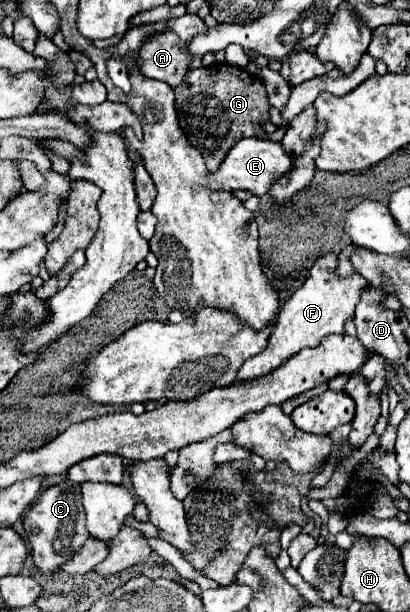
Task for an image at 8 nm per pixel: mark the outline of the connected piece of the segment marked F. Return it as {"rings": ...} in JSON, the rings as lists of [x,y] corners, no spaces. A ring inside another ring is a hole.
{"rings":[[[328,253],[314,263],[304,285],[296,293],[292,293],[288,301],[282,303],[268,347],[260,355],[244,361],[240,373],[236,375],[236,381],[252,381],[262,375],[268,375],[274,369],[278,369],[282,363],[286,363],[290,357],[294,357],[298,351],[302,351],[304,347],[320,345],[320,341],[330,333],[344,333],[344,323],[346,319],[354,317],[354,307],[360,301],[360,293],[368,285],[368,281],[358,273],[354,273],[348,279],[336,277],[334,275],[336,263],[338,259],[334,253]]]}

